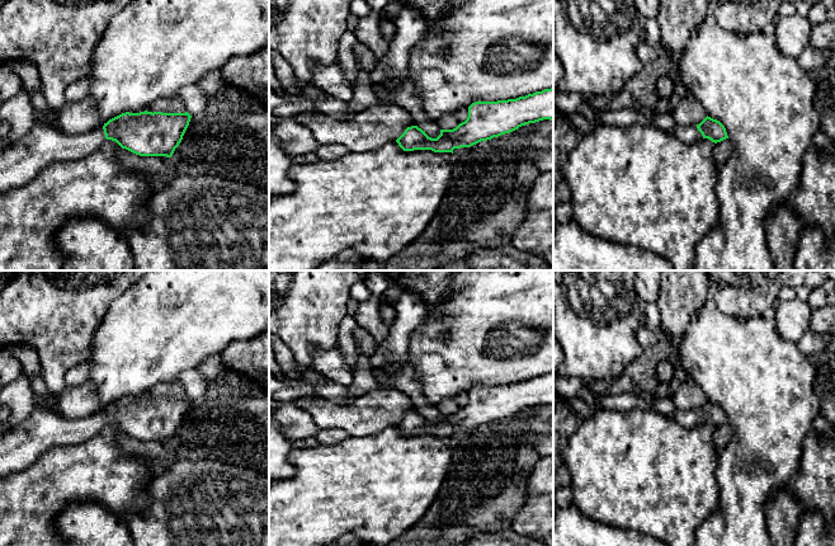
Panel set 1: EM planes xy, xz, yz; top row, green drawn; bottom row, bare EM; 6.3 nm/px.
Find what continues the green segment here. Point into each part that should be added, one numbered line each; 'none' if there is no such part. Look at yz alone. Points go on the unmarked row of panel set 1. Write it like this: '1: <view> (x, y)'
1: yz (687, 418)

